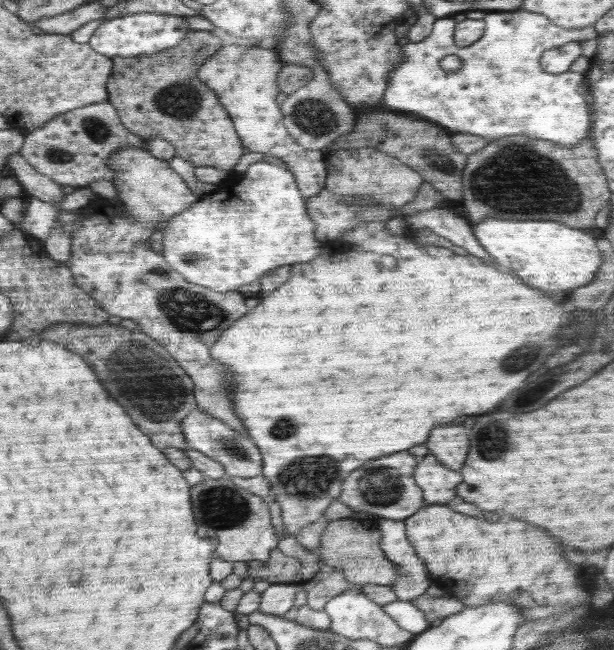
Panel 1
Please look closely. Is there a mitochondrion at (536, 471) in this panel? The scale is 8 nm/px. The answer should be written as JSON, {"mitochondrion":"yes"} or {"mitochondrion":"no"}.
{"mitochondrion":"no"}

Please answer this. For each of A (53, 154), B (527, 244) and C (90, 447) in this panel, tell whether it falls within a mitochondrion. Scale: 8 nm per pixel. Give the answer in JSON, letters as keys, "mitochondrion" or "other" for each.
{"A":"mitochondrion","B":"other","C":"other"}

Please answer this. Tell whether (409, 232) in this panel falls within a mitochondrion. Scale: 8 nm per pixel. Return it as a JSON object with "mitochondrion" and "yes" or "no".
{"mitochondrion":"no"}

